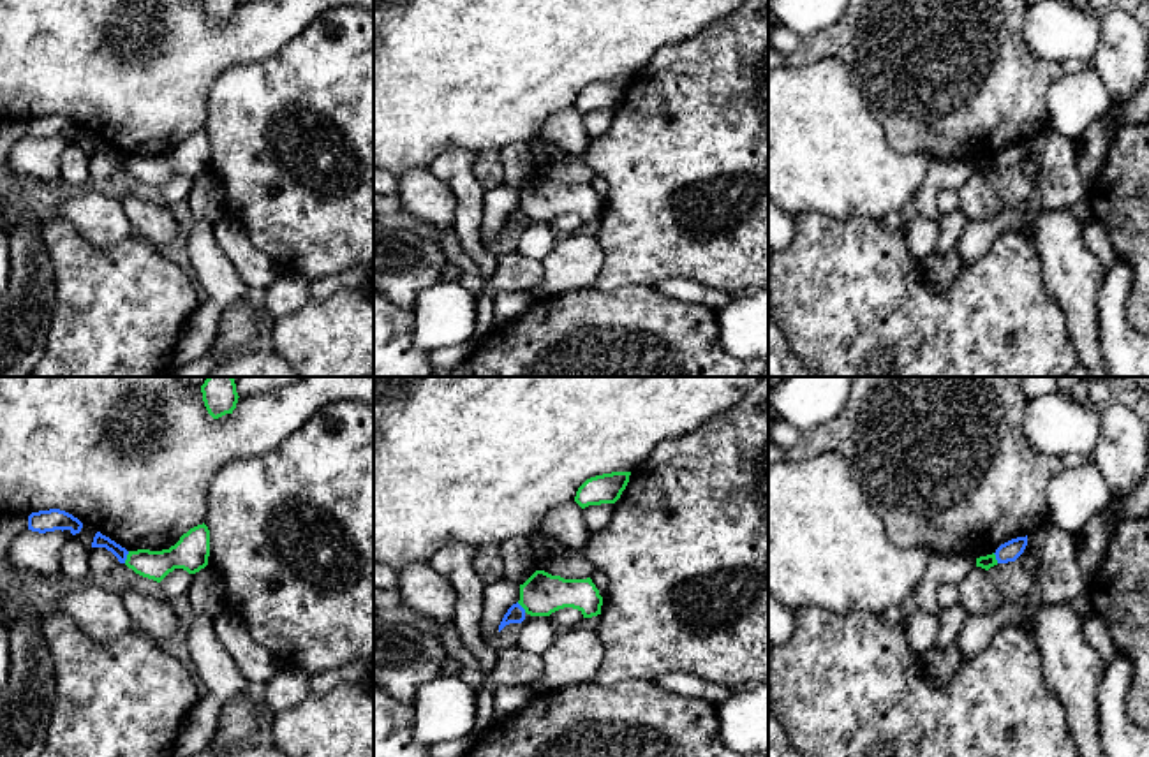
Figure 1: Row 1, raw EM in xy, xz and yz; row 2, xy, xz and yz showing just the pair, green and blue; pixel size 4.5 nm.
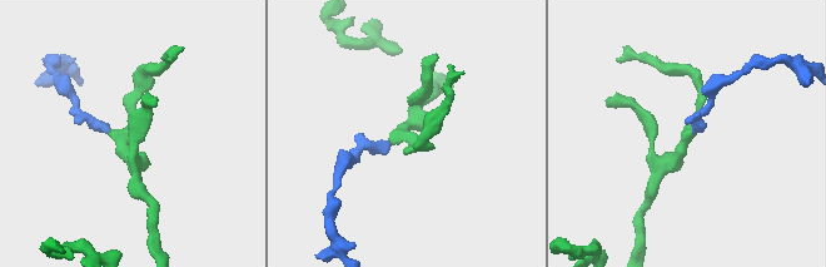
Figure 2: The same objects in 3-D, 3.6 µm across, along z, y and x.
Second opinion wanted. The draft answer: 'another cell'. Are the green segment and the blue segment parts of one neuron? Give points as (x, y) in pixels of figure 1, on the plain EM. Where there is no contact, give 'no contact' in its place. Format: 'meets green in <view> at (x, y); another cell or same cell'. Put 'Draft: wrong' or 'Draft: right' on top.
Draft: right
meets green in xy at (127, 162); another cell

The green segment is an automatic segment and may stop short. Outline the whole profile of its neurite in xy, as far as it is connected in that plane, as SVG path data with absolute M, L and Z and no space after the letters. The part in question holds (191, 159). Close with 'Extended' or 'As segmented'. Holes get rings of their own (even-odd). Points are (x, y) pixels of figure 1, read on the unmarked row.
M197 130L180 143L169 155L129 157L125 171L136 180L160 188L174 174L183 174L196 180L208 171L210 162L210 136Z. As segmented

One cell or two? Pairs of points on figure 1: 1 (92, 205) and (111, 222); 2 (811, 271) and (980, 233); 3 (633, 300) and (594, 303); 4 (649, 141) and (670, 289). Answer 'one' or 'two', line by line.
1: one
2: two
3: one
4: two

